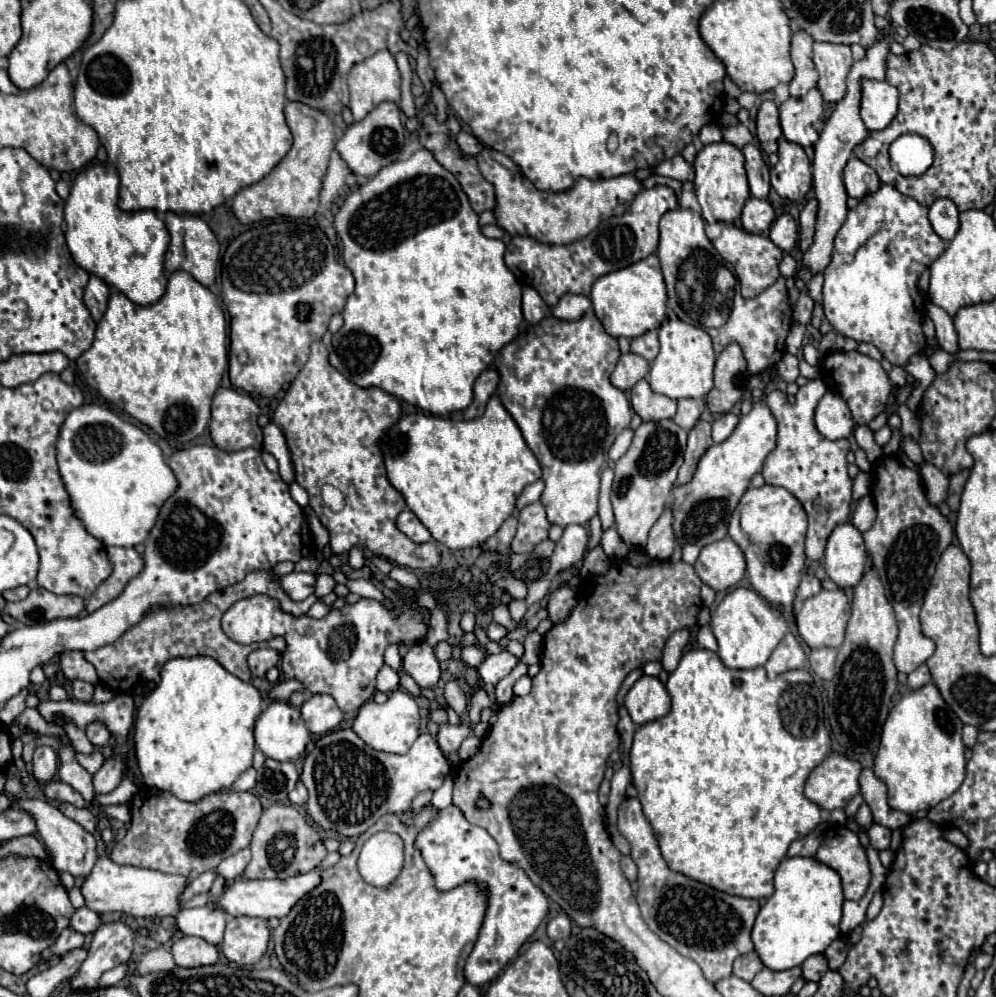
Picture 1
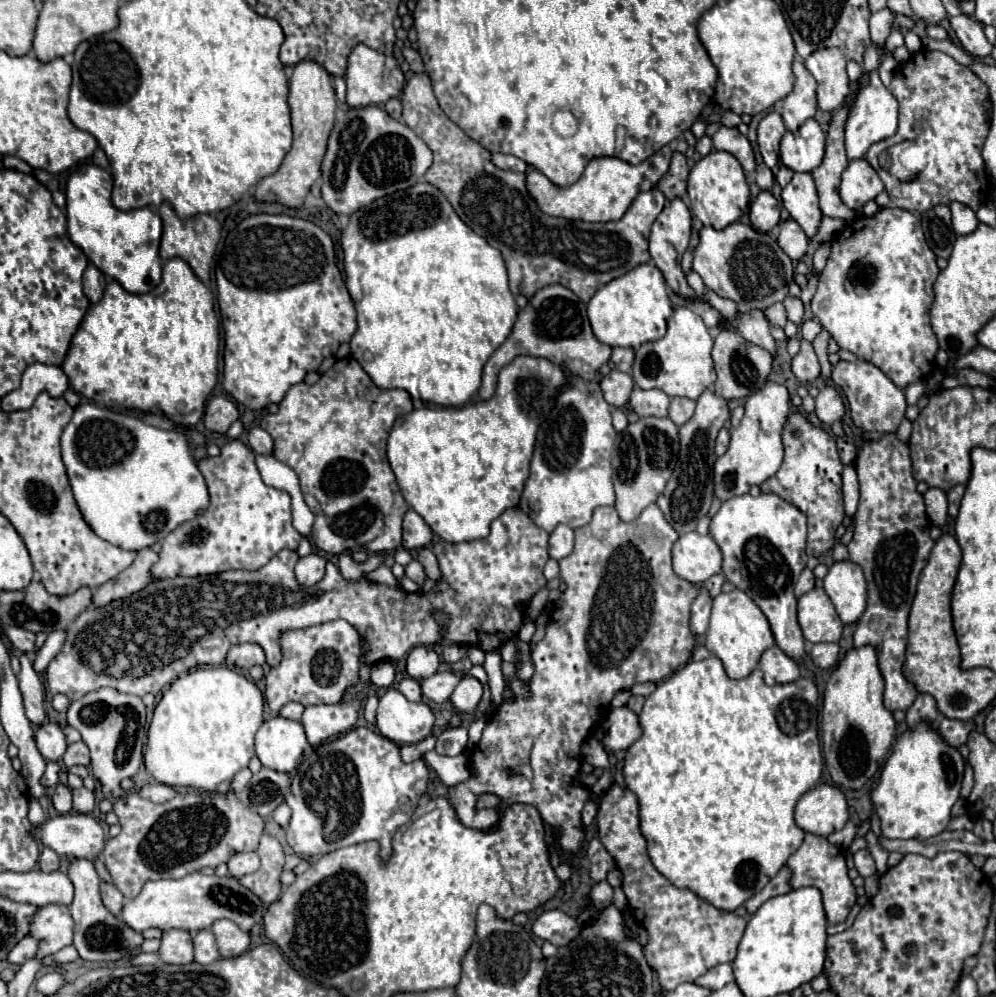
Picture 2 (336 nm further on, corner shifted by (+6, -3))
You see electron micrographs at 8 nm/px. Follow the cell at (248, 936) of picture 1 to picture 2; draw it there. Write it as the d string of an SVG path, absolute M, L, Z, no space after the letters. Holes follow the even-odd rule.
M217 920L211 926L215 938L217 938L217 946L223 958L235 958L243 952L249 950L251 938L247 932L243 932L235 922L231 920Z

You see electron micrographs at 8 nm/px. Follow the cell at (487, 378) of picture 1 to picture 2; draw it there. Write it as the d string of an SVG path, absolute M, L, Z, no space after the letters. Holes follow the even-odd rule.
M553 284L543 290L539 290L529 304L519 310L519 318L513 326L513 332L509 338L489 356L487 364L483 366L483 382L479 388L479 398L489 400L495 394L497 386L497 374L503 366L507 366L515 356L527 354L527 356L541 356L547 358L555 364L563 364L569 368L573 374L593 380L595 372L609 362L611 358L611 346L599 342L589 326L587 314L585 314L585 304L565 286Z

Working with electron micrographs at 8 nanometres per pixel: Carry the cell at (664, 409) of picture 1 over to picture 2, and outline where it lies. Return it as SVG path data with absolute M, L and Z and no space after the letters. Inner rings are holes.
M635 386L631 392L631 398L629 398L629 404L641 418L645 418L645 416L665 418L667 408L669 408L669 396L663 390L643 390L643 388Z

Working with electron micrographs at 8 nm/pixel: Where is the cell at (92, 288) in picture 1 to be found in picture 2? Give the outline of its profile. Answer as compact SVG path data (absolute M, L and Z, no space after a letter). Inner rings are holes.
M89 264L83 274L83 292L91 304L97 304L103 298L105 284L107 284L105 274L101 270L97 270L93 264Z

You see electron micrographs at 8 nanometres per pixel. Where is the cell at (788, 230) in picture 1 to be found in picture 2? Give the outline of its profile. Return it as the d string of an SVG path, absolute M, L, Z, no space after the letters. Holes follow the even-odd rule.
M785 220L779 224L779 238L777 244L783 248L783 252L791 260L801 260L807 252L807 234L801 230L801 226L795 220Z

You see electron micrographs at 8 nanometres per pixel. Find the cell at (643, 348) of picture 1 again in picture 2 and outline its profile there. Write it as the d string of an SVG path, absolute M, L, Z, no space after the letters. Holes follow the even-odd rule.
M613 348L613 354L611 354L611 362L615 364L617 370L621 372L631 372L631 364L633 364L633 350L631 348Z

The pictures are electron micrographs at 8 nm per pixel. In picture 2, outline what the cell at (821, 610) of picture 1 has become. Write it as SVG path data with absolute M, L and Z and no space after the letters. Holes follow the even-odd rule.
M813 588L799 598L799 626L805 640L813 644L839 642L843 624L823 588Z

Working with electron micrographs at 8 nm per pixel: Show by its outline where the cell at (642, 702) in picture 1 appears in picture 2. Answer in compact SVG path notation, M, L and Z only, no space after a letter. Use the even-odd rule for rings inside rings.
M629 706L613 708L605 718L605 730L607 738L603 746L607 750L627 750L641 736L639 716Z

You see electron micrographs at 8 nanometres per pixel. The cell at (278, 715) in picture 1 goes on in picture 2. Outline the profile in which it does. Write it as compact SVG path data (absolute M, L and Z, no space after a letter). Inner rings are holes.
M269 718L255 734L255 752L265 768L277 772L291 772L300 764L307 744L301 722L287 718Z

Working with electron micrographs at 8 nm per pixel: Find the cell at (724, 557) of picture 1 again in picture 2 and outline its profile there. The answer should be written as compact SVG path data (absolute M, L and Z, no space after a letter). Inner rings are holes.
M689 532L673 546L673 570L683 580L701 584L721 572L721 550L711 536Z

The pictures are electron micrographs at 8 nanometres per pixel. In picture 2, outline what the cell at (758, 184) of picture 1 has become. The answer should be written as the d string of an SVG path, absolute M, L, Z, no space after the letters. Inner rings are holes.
M721 126L713 134L713 146L715 146L715 150L725 150L725 152L733 154L741 162L745 172L755 172L755 154L753 154L753 148L751 148L747 136L743 136L737 128Z

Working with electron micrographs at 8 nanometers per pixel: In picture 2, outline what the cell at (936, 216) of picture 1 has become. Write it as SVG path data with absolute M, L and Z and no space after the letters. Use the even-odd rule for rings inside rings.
M951 202L949 208L951 208L951 214L953 214L955 234L959 234L959 236L961 234L971 234L977 228L979 220L977 220L975 212L969 206L965 206L961 202Z

